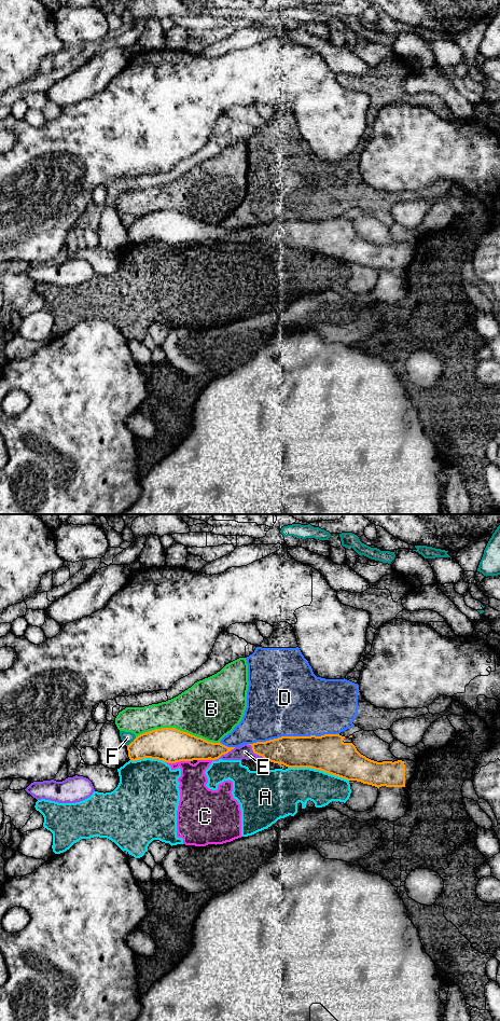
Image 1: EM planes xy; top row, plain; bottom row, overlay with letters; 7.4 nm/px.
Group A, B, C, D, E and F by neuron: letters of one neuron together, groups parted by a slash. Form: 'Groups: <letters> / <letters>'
Groups: A C / B / D / E / F

